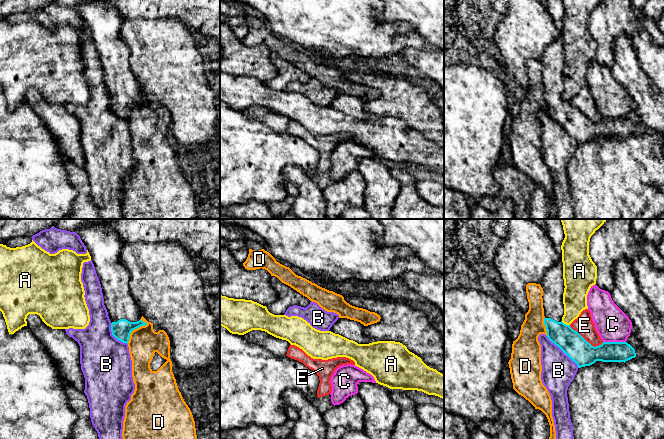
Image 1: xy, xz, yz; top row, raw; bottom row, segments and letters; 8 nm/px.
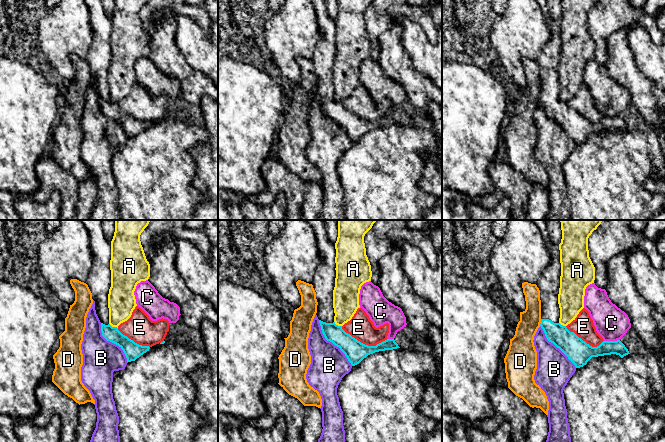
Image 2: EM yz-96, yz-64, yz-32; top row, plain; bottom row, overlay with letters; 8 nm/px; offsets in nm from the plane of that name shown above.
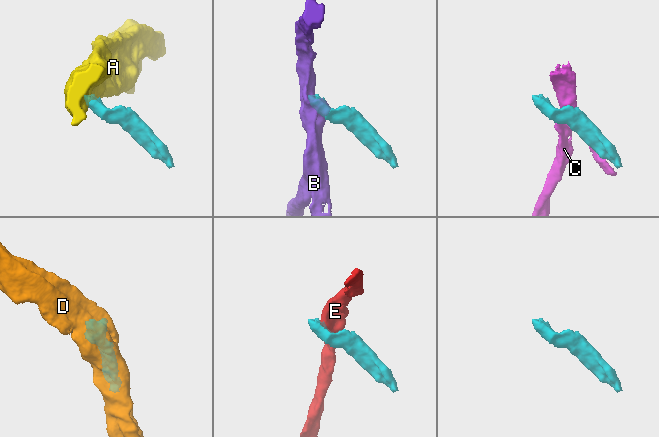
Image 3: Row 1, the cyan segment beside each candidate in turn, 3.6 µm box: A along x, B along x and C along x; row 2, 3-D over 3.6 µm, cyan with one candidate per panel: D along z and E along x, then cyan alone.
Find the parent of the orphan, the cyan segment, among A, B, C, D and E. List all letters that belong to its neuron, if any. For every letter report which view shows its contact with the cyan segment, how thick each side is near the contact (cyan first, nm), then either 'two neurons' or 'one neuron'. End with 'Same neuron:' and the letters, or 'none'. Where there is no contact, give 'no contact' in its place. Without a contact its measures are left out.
A: yz | 200/190 nm | two neurons
B: yz | 200/280 nm | two neurons
C: yz | 170/280 nm | two neurons
D: xy | 160/240 nm | two neurons
E: yz | 200/150 nm | two neurons
Same neuron: none

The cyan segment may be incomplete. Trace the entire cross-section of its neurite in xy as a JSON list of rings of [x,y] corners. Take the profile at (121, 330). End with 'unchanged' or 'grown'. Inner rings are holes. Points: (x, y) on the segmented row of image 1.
[[[89,222],[78,229],[76,233],[86,246],[99,278],[104,305],[111,321],[112,335],[117,340],[128,344],[131,332],[147,325],[147,323],[141,320],[141,311],[130,292],[130,272],[122,265],[120,260],[123,242],[118,232],[109,224],[103,222]]]; grown

